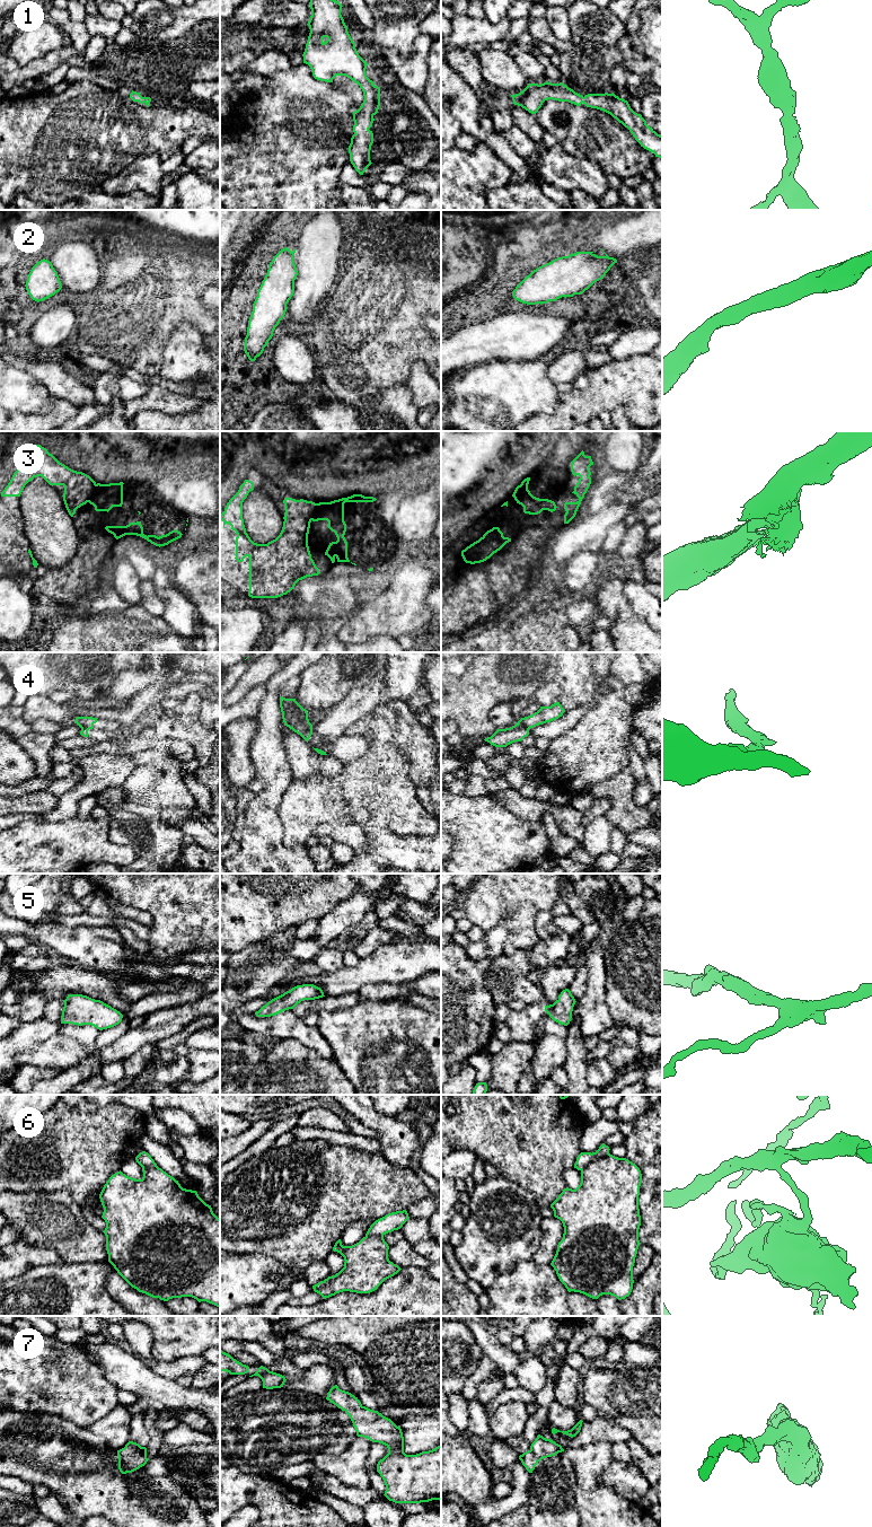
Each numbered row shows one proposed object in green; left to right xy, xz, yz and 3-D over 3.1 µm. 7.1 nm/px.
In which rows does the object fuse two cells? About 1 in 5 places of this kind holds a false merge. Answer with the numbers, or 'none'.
3, 4

